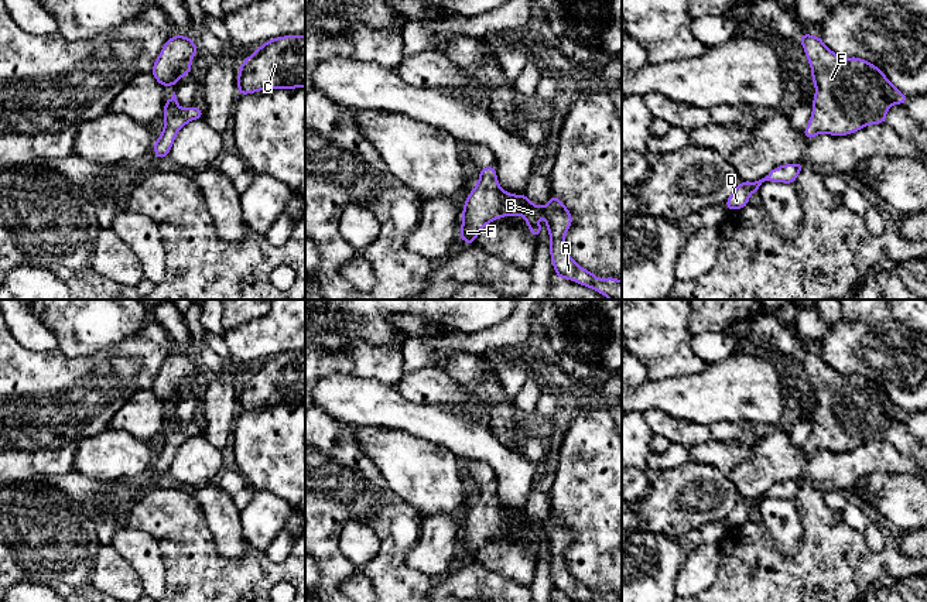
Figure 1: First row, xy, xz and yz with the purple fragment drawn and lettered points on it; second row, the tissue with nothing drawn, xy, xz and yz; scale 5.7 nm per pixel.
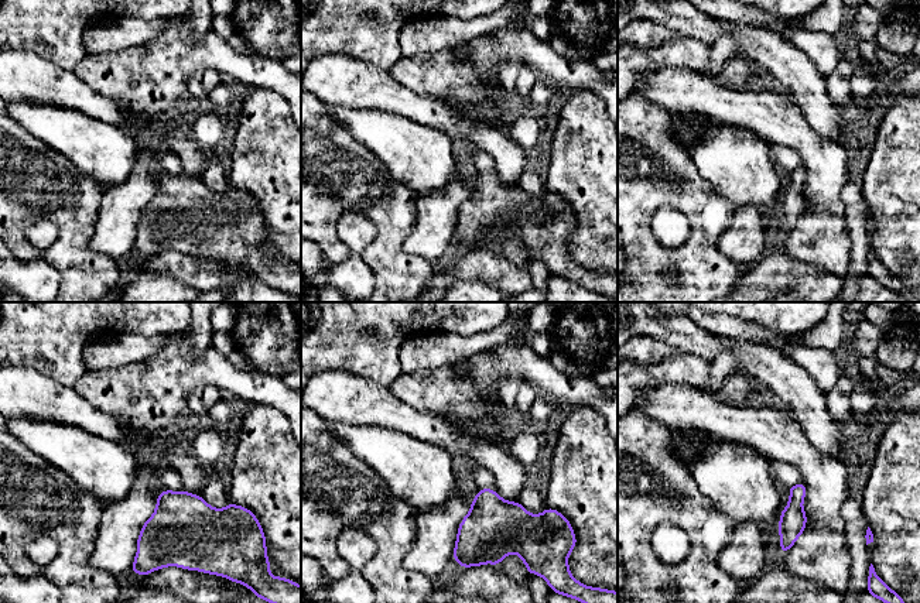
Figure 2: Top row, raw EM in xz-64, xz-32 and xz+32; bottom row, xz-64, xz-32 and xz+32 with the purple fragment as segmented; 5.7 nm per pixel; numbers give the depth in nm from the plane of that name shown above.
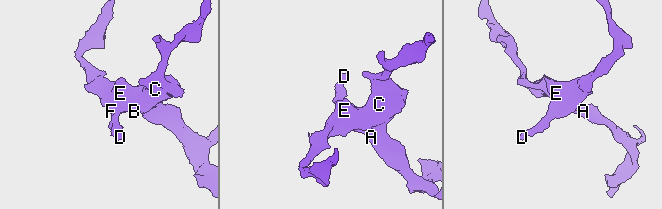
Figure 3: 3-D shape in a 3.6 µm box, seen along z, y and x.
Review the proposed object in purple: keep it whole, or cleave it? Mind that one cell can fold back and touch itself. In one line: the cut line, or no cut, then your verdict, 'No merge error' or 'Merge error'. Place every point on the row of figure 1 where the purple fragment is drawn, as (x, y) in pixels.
No split. No merge error

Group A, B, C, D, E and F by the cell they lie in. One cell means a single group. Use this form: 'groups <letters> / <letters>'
groups A B C D E F

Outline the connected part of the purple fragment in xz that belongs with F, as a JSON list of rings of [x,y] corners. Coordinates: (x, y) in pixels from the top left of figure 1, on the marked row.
[[[496,165],[480,168],[479,181],[464,203],[459,239],[473,246],[476,236],[488,223],[509,215],[523,215],[536,239],[541,233],[537,219],[545,218],[555,277],[592,288],[609,300],[622,300],[622,281],[615,277],[599,280],[592,271],[582,268],[568,256],[564,236],[572,225],[572,215],[564,202],[551,194],[545,206],[537,206],[526,194],[513,195],[503,191],[496,177]]]

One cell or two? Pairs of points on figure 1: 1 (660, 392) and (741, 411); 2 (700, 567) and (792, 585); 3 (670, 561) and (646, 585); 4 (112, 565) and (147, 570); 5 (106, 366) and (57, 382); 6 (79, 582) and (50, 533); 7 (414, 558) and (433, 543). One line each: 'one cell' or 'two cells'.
1: one cell
2: two cells
3: one cell
4: one cell
5: one cell
6: one cell
7: one cell

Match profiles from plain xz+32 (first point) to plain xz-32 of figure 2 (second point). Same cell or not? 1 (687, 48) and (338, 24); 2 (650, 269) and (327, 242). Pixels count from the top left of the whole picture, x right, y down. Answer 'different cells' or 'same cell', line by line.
1: same cell
2: same cell

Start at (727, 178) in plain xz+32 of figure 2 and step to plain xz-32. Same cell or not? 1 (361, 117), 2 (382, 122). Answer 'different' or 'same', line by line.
1: same
2: same

